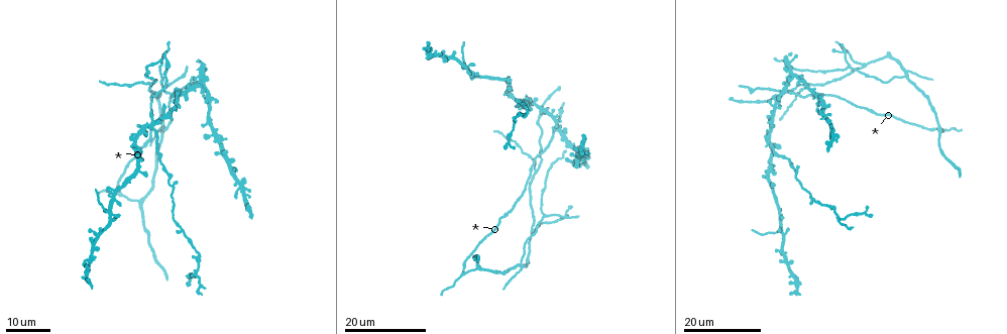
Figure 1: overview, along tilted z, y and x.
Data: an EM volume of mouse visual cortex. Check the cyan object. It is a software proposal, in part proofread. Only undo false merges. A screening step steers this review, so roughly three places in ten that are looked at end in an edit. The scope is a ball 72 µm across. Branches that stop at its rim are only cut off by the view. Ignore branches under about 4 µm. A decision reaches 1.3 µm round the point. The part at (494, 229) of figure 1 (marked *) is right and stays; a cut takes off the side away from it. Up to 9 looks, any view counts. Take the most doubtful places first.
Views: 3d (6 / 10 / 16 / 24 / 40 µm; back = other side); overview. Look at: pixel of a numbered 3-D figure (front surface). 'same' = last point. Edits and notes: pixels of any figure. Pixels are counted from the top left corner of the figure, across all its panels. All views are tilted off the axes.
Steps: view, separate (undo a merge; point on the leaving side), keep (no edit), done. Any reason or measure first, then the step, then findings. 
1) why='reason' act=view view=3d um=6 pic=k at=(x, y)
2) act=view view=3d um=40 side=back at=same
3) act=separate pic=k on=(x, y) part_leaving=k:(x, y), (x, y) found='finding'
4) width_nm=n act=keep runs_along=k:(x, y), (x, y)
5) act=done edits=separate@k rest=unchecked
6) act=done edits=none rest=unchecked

why='side arm on a straight run' act=view view=3d um=24 pic=1 at=(862, 65)

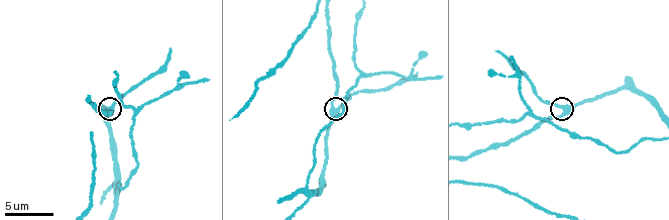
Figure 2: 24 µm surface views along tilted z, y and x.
act=view view=3d um=6 pic=2 at=(564, 108)

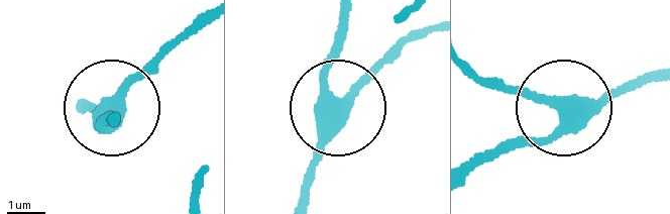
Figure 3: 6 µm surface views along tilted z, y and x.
side_arm_um=11 act=keep runs_along=3:(652, 73), (565, 102), (474, 79) found='one neuron here'

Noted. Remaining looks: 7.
why='three-way junction' act=view view=3d um=16 pic=1 at=(534, 169)

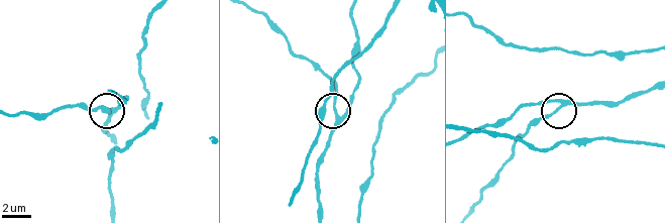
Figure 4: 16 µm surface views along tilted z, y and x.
act=view view=3d um=10 pic=4 at=(116, 108)

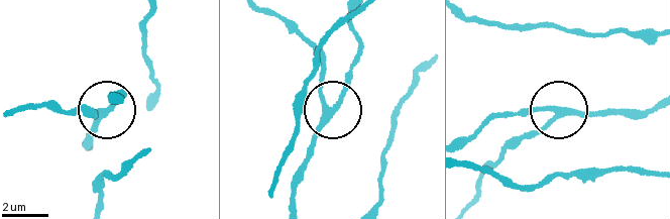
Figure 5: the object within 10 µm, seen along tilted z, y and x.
act=keep runs_along=5:(651, 106), (607, 116), (562, 109), (520, 144) found='continuous, no second neuron'

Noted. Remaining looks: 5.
why='three-way junction' act=view view=3d um=24 pic=1 at=(941, 127)

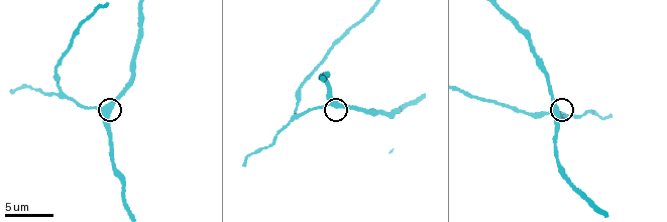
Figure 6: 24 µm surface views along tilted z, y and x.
why='zoom in' act=view view=3d um=6 pic=6 at=(110, 110)

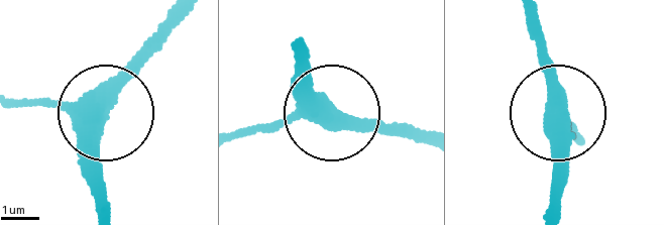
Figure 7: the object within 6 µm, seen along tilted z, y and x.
act=keep runs_along=7:(9, 98), (100, 112), (95, 204) found='continuous, no second neuron'

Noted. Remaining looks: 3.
why='four-way junction' act=view view=3d um=24 pic=1 at=(768, 144)

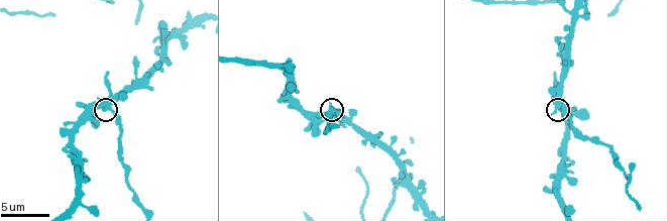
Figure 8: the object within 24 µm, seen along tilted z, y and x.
act=view view=3d um=10 pic=8 at=(105, 102)

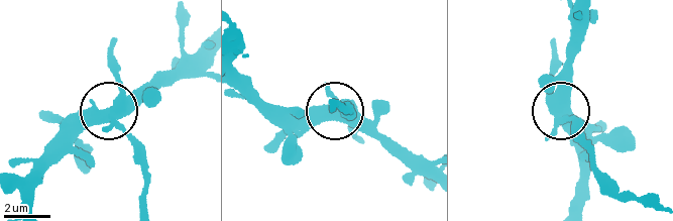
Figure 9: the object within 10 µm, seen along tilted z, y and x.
arms=4 act=separate pic=9 on=(134, 137) part_leaving=9:(112, 119), (132, 145), (144, 201) found='a second neuron is stuck on'

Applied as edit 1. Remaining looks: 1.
why='three-way junction' act=view view=3d um=16 pic=2 at=(307, 188)

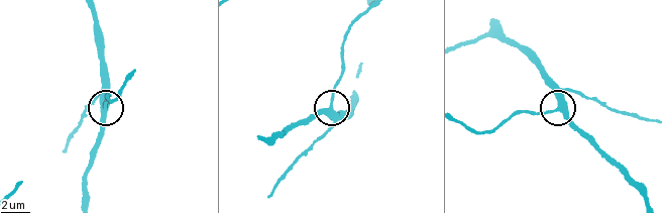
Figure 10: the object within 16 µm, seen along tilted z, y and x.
arms=3 act=keep found='all the same neuron'

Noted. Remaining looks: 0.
act=done edits=separate@9 rest=unchecked

